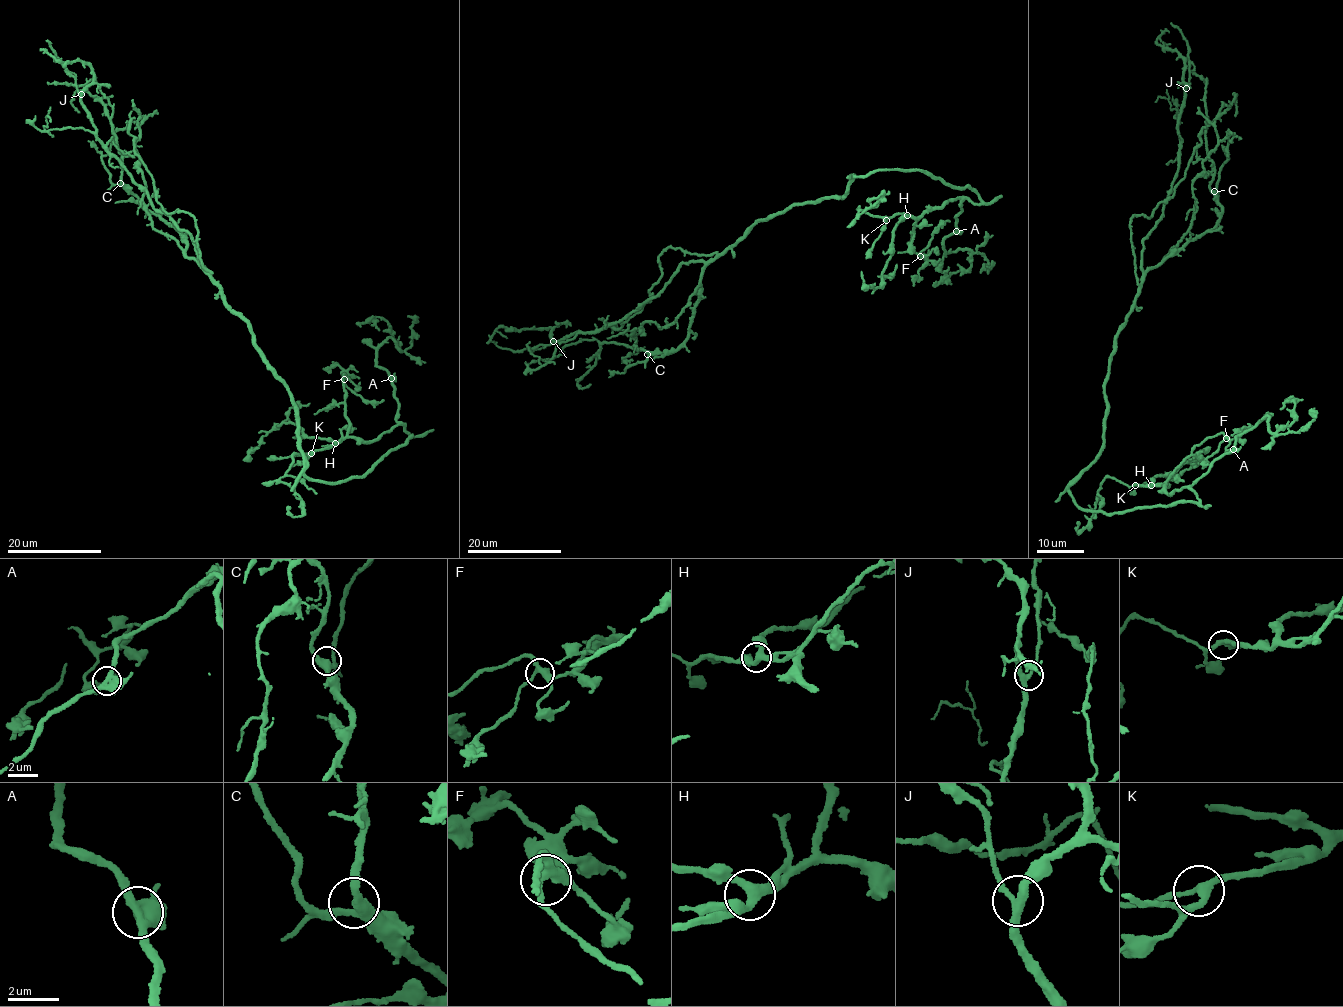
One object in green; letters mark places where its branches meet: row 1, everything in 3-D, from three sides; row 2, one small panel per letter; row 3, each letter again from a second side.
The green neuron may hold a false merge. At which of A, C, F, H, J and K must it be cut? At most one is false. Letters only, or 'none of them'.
none of them

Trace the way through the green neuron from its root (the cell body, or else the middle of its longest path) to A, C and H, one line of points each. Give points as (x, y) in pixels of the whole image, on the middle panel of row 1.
A: (837, 198), (846, 195), (850, 175), (925, 170), (970, 188), (982, 203), (959, 203), (956, 231)
C: (837, 198), (829, 196), (796, 203), (758, 221), (702, 269), (686, 341), (670, 352), (647, 354)
H: (837, 198), (846, 195), (850, 175), (916, 168), (970, 188), (982, 203), (956, 198), (920, 216), (907, 215)

